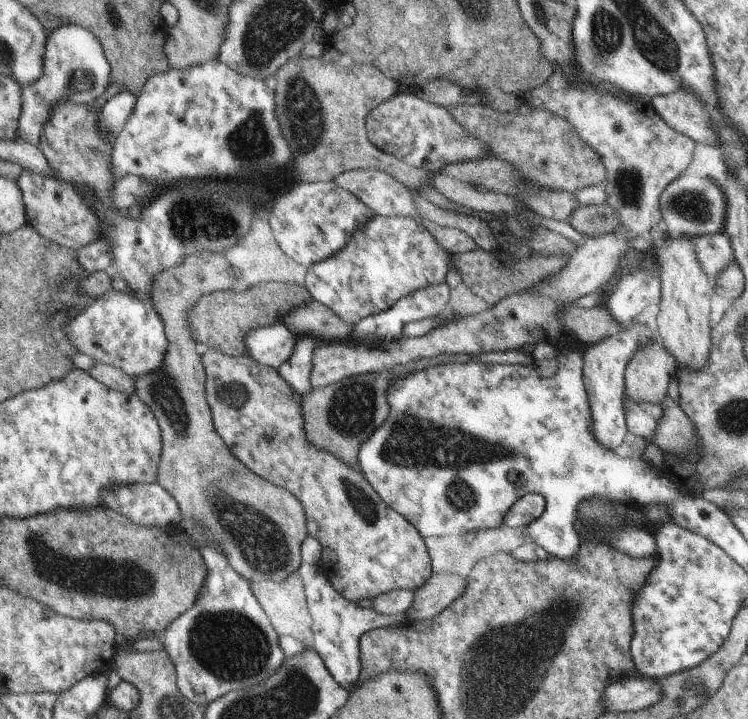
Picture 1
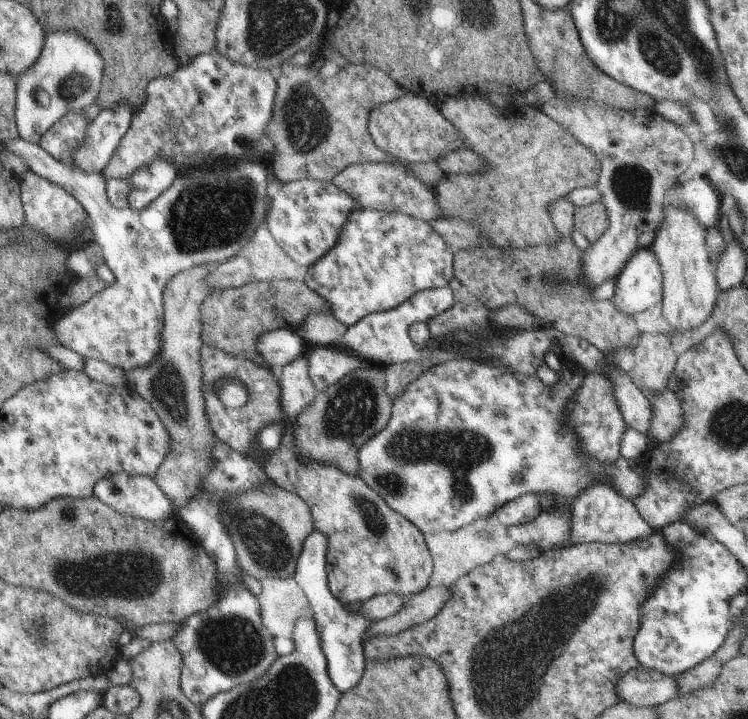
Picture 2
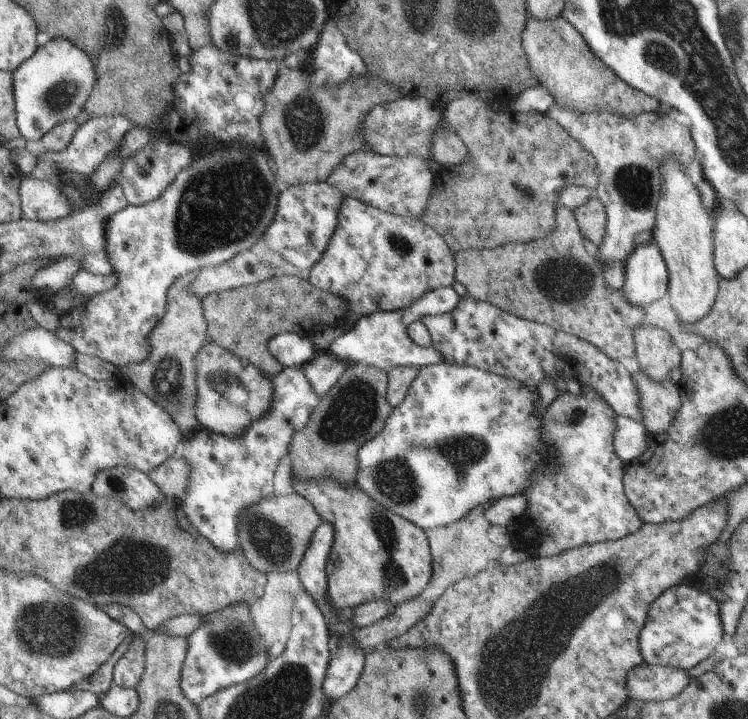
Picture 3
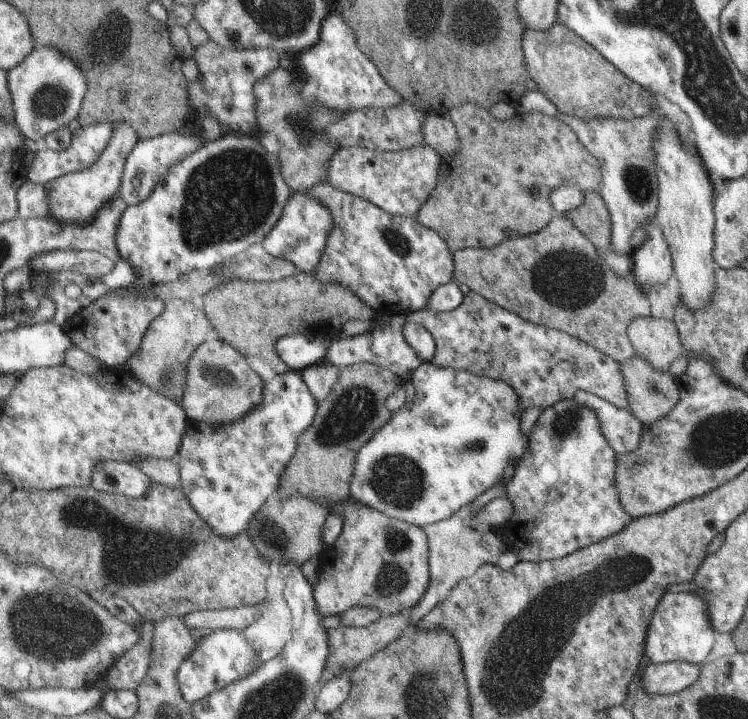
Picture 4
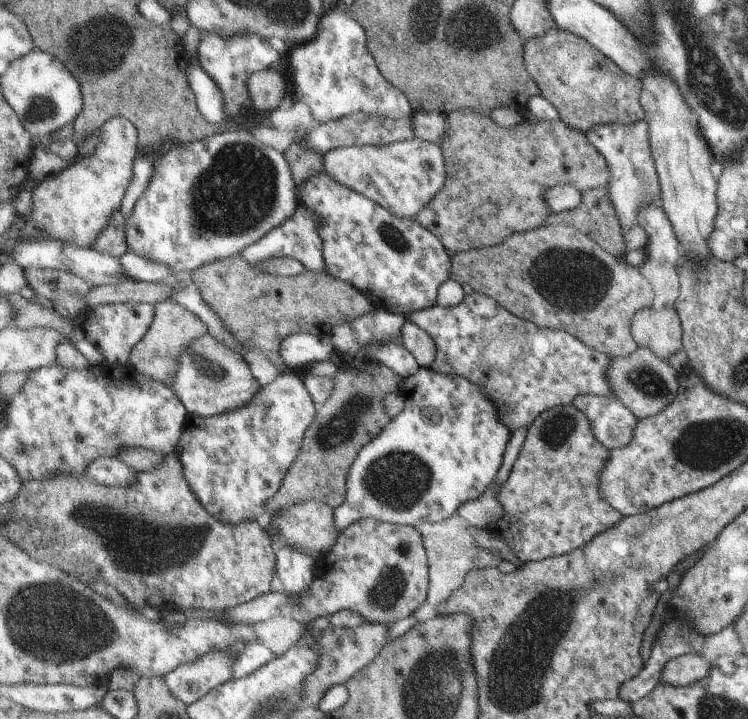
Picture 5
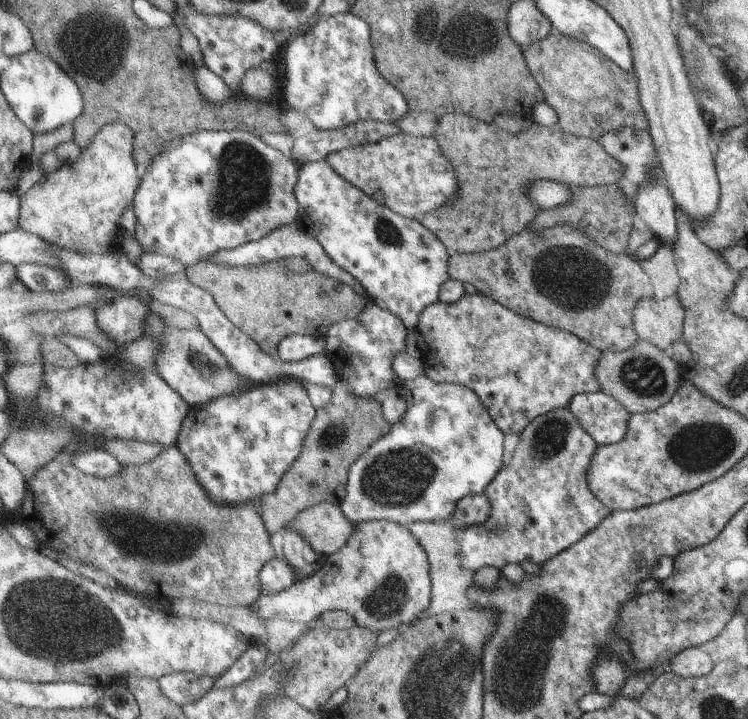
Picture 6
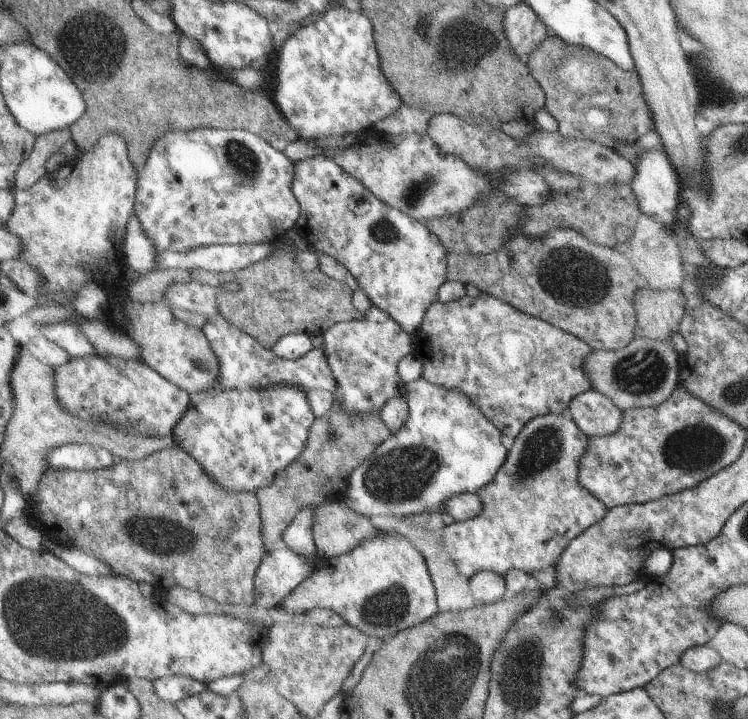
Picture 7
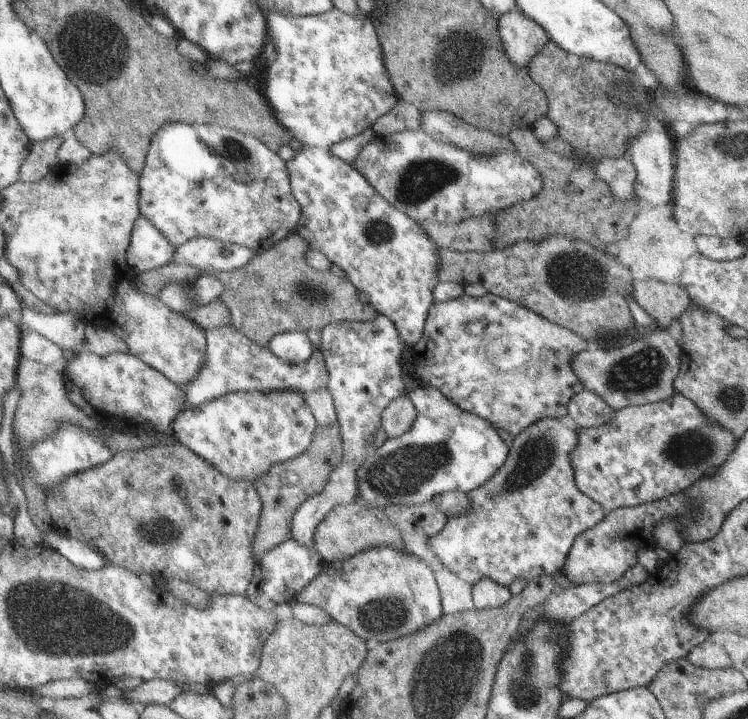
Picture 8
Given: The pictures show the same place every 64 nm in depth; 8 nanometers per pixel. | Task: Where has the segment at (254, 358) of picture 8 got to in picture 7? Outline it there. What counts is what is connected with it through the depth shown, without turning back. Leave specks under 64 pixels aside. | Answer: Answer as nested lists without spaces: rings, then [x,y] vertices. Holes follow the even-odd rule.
[[[195,281],[172,284],[165,292],[165,301],[170,306],[177,308],[188,306],[191,312],[208,316],[208,324],[203,330],[211,340],[216,356],[220,358],[220,374],[218,374],[214,391],[264,390],[264,388],[276,388],[276,386],[293,386],[305,392],[308,389],[323,388],[325,391],[333,391],[334,376],[323,349],[313,349],[308,355],[294,361],[281,358],[272,349],[265,348],[256,338],[228,321],[219,308],[218,296],[220,292],[216,284]]]

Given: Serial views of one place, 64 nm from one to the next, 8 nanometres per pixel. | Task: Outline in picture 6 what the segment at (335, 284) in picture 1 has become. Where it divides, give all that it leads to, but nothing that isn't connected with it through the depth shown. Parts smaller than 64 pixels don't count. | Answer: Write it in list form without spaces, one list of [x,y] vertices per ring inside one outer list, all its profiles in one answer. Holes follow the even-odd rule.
[[[326,160],[302,164],[299,173],[300,186],[295,186],[295,194],[300,194],[299,206],[304,206],[304,214],[300,214],[300,222],[296,223],[318,239],[342,272],[350,273],[357,280],[368,299],[395,314],[407,329],[418,328],[424,310],[439,301],[439,290],[449,279],[448,254],[446,248],[442,250],[440,238],[428,232],[420,220],[399,215],[349,183]]]

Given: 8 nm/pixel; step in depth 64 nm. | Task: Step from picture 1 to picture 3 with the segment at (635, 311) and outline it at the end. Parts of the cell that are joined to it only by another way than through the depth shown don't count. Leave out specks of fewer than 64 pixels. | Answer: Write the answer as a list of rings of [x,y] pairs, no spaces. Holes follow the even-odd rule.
[[[651,241],[646,245],[639,245],[625,260],[624,266],[625,280],[621,287],[621,293],[629,303],[635,307],[644,308],[644,306],[668,296],[668,271],[656,243]]]

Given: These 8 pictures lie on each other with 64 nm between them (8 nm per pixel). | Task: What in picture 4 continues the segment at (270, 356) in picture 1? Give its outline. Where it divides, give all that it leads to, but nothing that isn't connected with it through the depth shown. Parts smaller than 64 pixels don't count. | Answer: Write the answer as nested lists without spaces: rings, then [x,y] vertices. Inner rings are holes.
[[[303,332],[282,337],[277,346],[279,355],[295,371],[302,371],[307,366],[326,361],[328,342]]]

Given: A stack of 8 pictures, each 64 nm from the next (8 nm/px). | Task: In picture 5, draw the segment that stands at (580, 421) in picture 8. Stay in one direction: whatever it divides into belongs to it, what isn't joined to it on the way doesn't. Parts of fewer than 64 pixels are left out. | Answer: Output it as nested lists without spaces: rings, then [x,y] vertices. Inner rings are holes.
[[[579,395],[572,402],[587,415],[596,438],[609,449],[632,442],[637,416],[620,401],[598,395]]]

